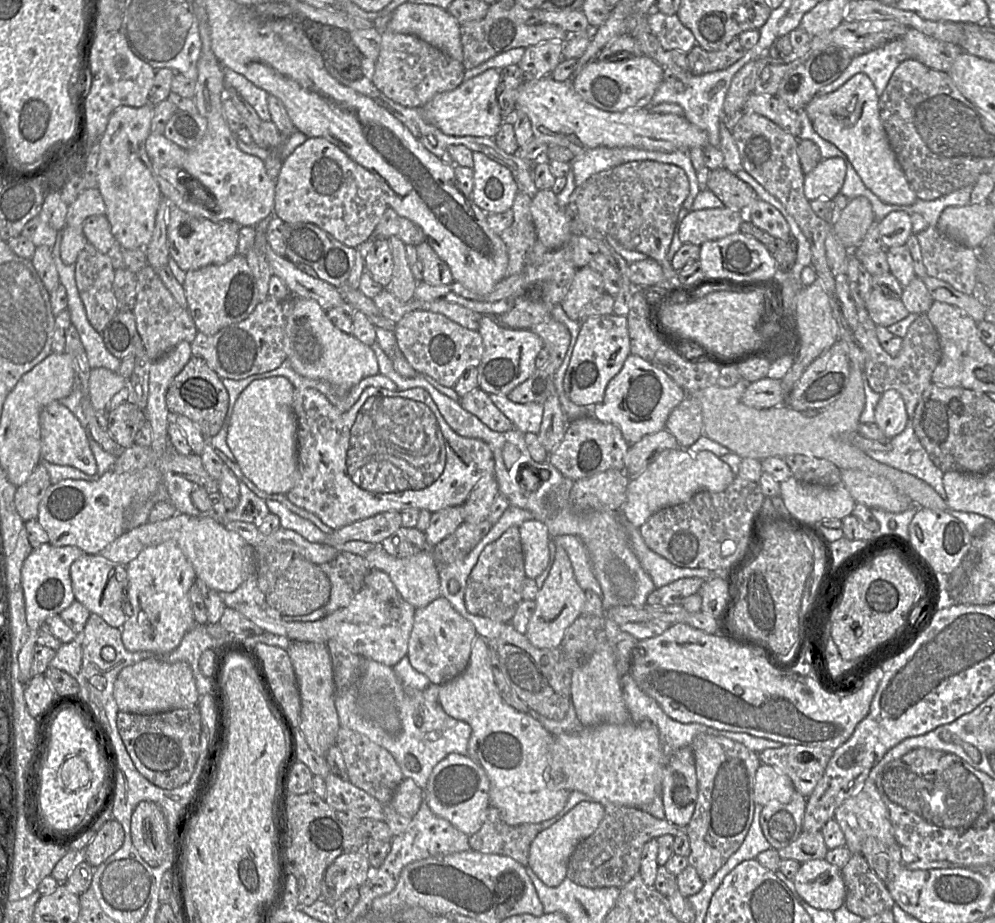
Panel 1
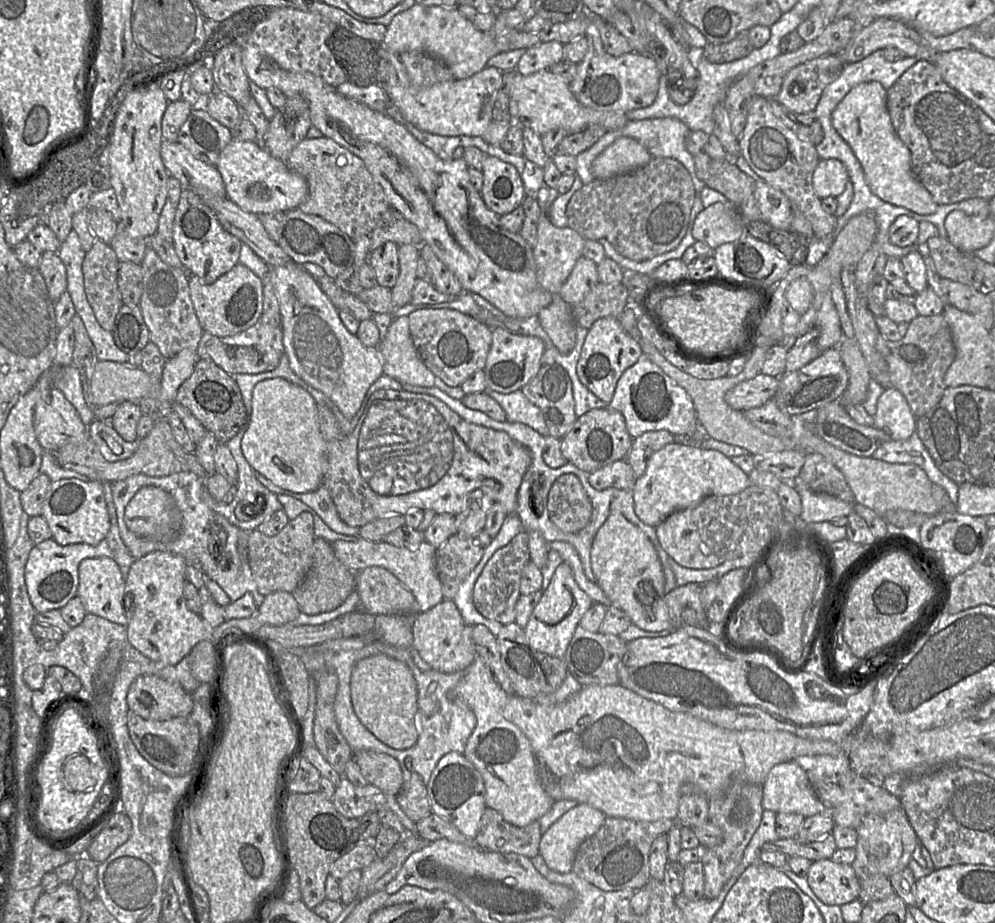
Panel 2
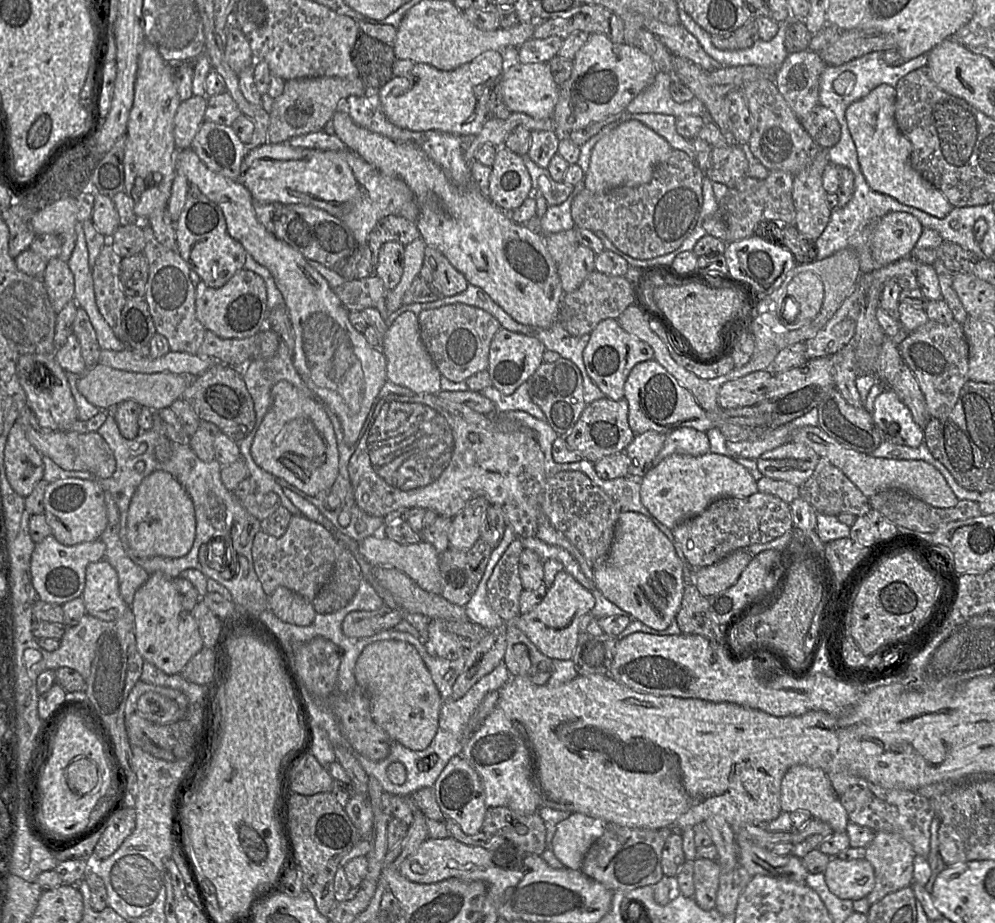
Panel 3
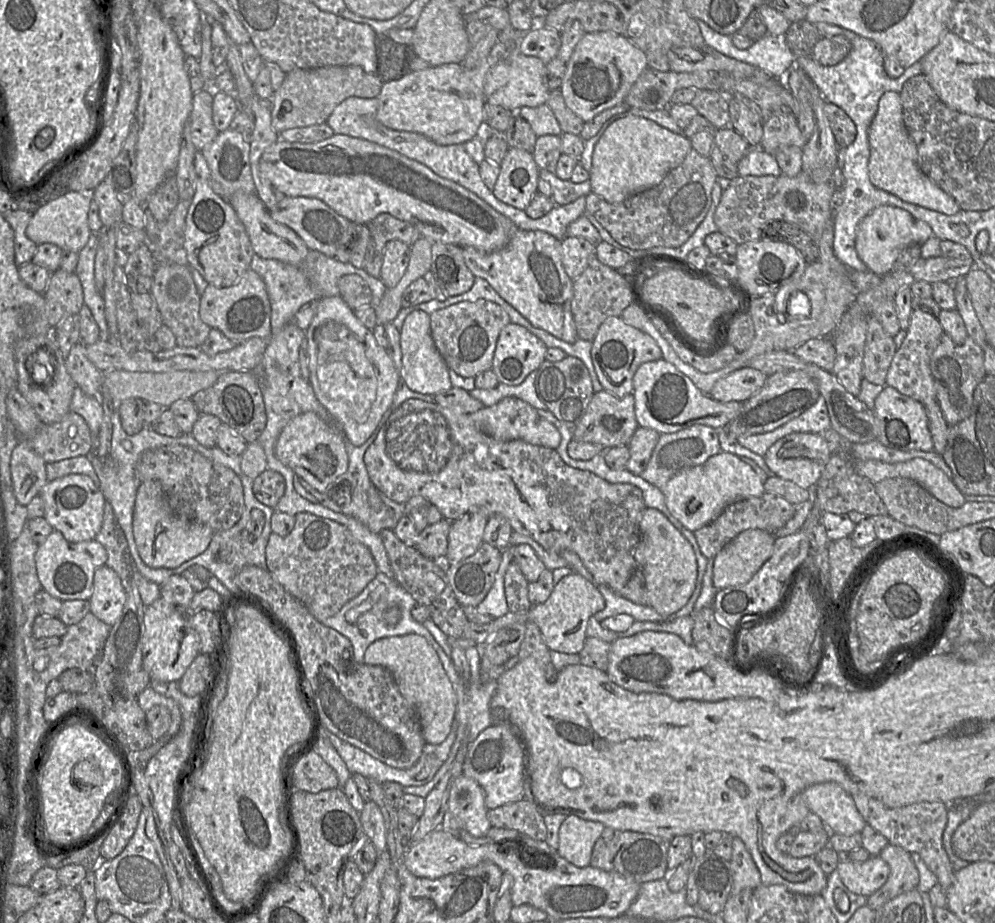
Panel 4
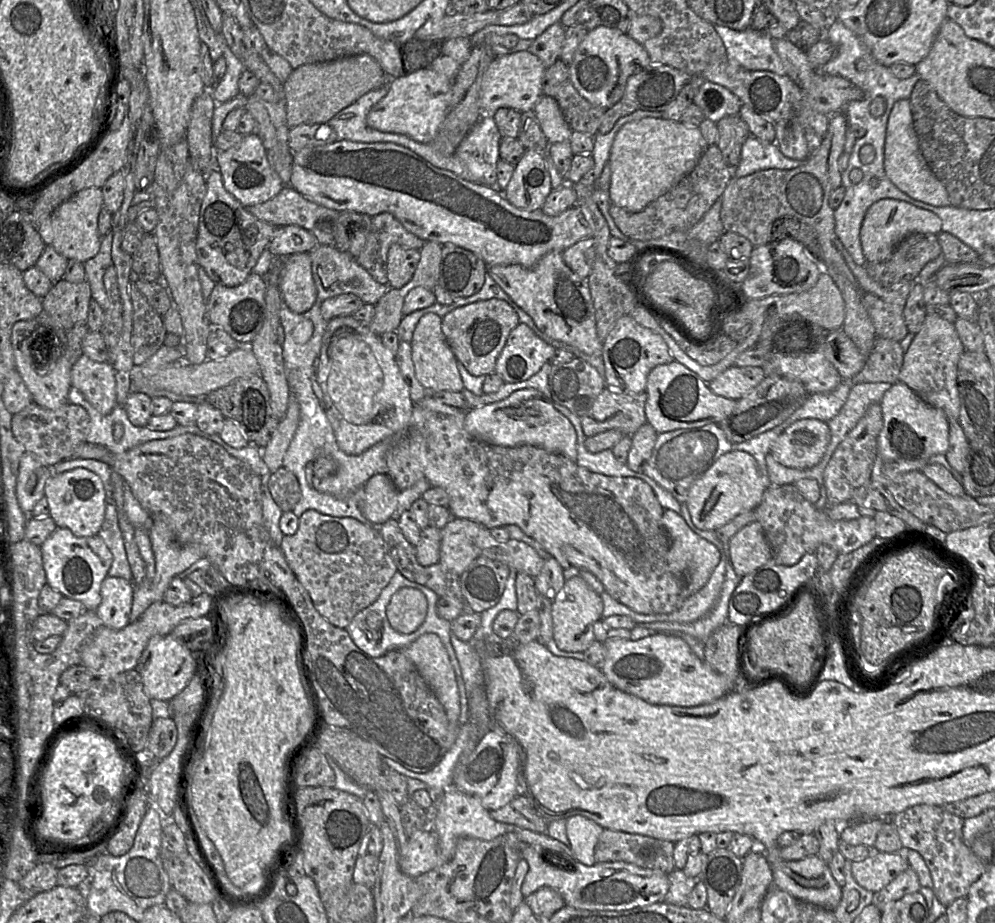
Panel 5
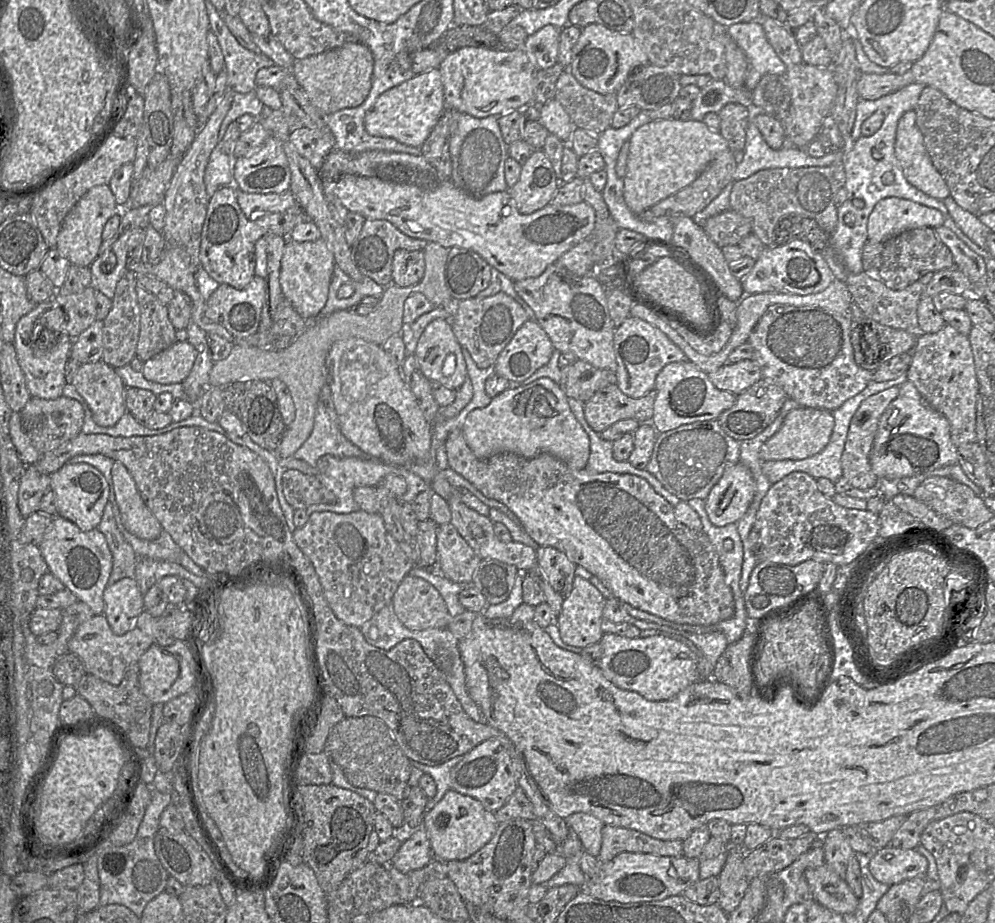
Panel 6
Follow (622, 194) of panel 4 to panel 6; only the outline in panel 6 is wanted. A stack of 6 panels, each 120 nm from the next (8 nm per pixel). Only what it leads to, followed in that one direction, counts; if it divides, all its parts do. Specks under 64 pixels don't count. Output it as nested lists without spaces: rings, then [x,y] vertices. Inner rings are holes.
[[[695,120],[650,121],[635,130],[628,142],[623,197],[635,214],[641,214],[690,185],[719,153],[729,150],[719,131],[712,131],[703,121]]]

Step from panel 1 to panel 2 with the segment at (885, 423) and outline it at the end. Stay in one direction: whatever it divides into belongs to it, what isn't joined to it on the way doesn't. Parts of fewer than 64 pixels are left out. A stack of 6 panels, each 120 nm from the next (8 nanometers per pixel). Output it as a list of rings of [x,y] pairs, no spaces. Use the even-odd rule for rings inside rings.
[[[885,388],[876,407],[874,427],[891,440],[907,439],[916,431],[917,418],[904,395],[897,389]]]

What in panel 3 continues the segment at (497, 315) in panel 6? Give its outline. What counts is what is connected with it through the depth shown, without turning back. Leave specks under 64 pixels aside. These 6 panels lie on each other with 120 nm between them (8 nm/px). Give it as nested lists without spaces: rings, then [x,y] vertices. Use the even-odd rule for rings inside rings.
[[[466,304],[445,305],[418,314],[421,340],[441,375],[452,382],[466,381],[473,374],[487,370],[491,341],[501,328],[488,312]]]

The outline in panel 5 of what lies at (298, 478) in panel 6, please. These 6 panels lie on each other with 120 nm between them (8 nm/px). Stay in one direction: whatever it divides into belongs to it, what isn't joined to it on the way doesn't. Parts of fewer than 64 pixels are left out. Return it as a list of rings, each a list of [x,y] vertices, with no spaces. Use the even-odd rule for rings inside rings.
[[[284,467],[271,473],[266,490],[283,512],[292,511],[301,498],[297,477]]]

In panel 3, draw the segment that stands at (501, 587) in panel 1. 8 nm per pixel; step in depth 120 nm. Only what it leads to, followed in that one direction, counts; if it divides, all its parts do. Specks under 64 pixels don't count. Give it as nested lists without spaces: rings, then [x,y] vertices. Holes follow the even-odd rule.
[[[517,537],[497,562],[487,582],[487,603],[504,622],[512,621],[521,614],[519,599],[524,589],[519,561],[523,550]]]

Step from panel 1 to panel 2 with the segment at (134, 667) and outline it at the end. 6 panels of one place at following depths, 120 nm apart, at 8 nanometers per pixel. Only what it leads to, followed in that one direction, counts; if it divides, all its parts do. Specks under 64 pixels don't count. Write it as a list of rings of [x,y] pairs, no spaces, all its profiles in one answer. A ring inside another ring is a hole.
[[[154,673],[138,676],[131,683],[126,700],[129,710],[144,719],[170,720],[188,716],[193,709],[191,694]]]

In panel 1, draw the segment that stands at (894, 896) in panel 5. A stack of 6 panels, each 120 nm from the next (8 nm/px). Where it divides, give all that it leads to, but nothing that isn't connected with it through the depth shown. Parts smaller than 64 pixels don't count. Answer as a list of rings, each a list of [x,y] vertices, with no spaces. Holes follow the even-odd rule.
[[[878,763],[874,766],[862,788],[846,799],[834,813],[833,819],[838,822],[844,833],[846,846],[852,854],[860,854],[862,845],[868,837],[874,837],[885,846],[898,844],[893,833],[889,812],[876,787],[876,778],[885,767]]]

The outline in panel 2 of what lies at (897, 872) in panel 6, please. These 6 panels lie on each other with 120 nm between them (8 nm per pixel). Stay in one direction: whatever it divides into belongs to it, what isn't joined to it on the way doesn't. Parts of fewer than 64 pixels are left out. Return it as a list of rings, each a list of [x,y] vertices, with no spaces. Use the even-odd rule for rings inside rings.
[[[831,859],[812,861],[806,879],[816,897],[826,905],[841,906],[858,899],[860,883],[851,864],[836,863]]]

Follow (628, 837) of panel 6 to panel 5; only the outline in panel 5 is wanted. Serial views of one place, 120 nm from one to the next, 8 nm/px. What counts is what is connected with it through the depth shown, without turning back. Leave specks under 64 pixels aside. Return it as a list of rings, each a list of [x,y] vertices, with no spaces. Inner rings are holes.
[[[603,829],[594,849],[595,863],[623,861],[669,874],[675,868],[674,844],[641,834]]]

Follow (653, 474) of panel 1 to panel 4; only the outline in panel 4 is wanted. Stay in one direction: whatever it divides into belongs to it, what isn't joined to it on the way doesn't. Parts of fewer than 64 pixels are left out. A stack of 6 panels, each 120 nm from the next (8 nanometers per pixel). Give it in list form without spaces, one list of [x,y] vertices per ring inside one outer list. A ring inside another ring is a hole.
[[[720,452],[703,464],[683,470],[673,476],[663,488],[666,506],[673,517],[690,531],[696,531],[715,520],[730,504],[760,496],[765,492],[764,482],[741,457],[730,452]]]

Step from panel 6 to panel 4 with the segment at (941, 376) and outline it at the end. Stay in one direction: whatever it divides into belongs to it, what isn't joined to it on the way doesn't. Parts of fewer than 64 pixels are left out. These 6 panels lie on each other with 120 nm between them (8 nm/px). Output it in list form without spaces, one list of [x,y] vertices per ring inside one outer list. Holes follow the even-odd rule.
[[[913,309],[906,333],[902,345],[896,349],[885,383],[922,404],[937,401],[934,379],[930,370],[930,358],[944,334],[944,329],[936,316]]]

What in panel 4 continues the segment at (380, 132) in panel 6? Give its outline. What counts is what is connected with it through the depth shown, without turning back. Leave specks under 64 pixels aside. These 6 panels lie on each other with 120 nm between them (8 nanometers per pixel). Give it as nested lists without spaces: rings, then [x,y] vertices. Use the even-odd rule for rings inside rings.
[[[498,41],[491,48],[487,58],[474,69],[465,69],[460,63],[430,65],[422,70],[410,71],[398,80],[385,82],[378,95],[377,119],[390,129],[417,132],[440,145],[465,144],[478,135],[485,126],[484,82],[486,74],[507,55],[506,45]]]

